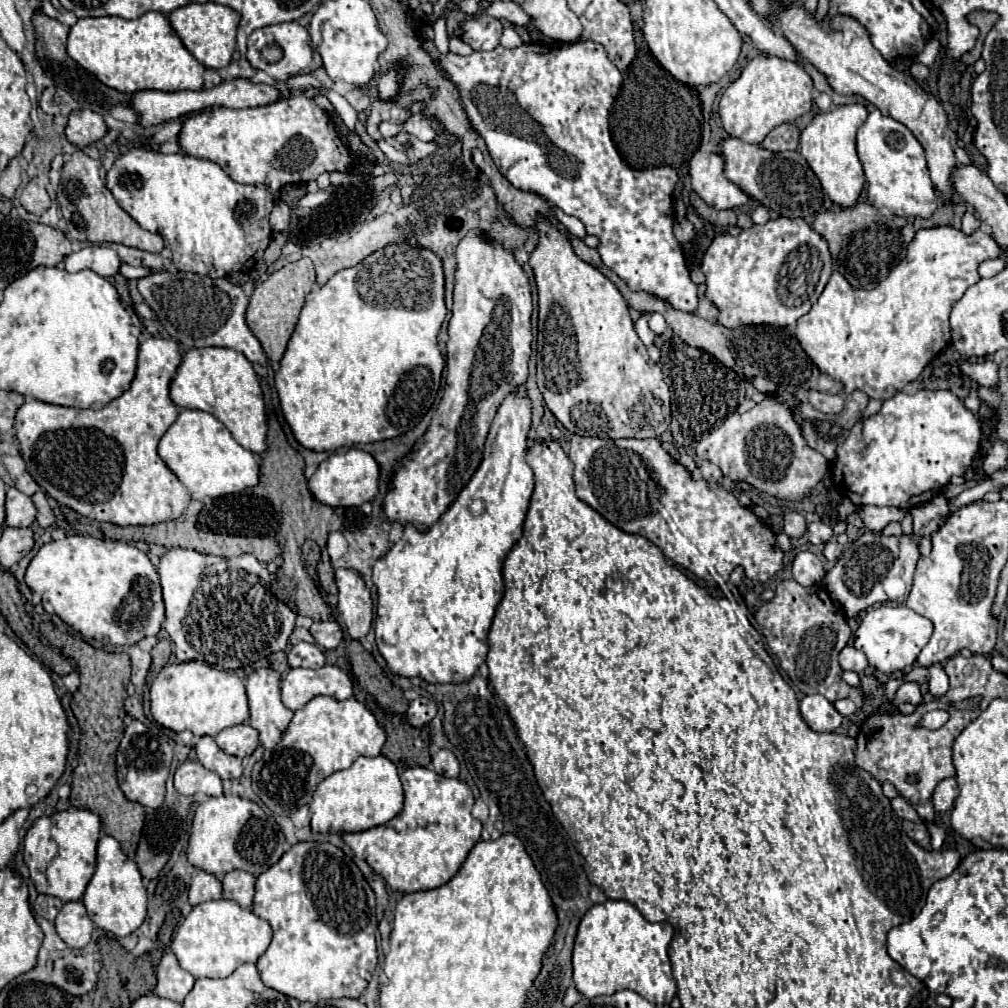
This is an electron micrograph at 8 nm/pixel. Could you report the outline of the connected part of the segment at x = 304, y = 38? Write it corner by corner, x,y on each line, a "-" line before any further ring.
296,21
276,23
276,25
268,25
268,27
262,27
262,29
254,31
248,37
246,57
248,57
248,61
250,61
250,65
254,69
266,71
276,81
284,81
284,79
288,79
292,75
314,73
318,67
322,67
322,57
310,45
308,29
302,27

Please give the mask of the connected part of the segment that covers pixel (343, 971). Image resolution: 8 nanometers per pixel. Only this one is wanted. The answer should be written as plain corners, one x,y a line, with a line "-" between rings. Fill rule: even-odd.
310,841
310,843
296,843
294,847
290,847
282,859
272,865
268,871
264,871
258,879
256,879
256,895
254,895
254,905
252,911
266,919
272,925
274,937
270,947
266,949
266,953
258,959
258,971
260,977
264,981
266,987
272,987
288,997
294,997
298,1001
320,1001
320,999
332,999
332,997
354,997
358,999
362,995
362,991
366,989
366,985
372,979
372,973
376,969
376,961
378,961
378,949
376,949
376,929
378,929
378,919
376,919
376,901
374,901
374,891
368,887
362,871
356,867
356,863
336,845
332,843
320,843
320,841

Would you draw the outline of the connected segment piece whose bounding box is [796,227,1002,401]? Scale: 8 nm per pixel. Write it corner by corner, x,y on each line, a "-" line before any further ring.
932,227
916,231
916,237
908,245
906,259
872,291
852,289
848,281
838,271
834,271
822,295
812,305
810,313
798,319
796,339
822,373
842,383
842,391
846,395
860,389
866,391
866,395
872,399
886,401
894,393
904,391
904,387
922,373
922,369
932,359
932,347
936,347
938,355
950,343
948,317
952,305
962,299
968,287
978,283
978,265
986,259
996,259
1000,255
1002,249
994,241
994,237
986,235
980,229
970,237
954,227

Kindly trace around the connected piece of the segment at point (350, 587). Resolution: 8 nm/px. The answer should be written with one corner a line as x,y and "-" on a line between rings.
338,569
338,613
352,639
364,639
372,625
372,593
356,569

